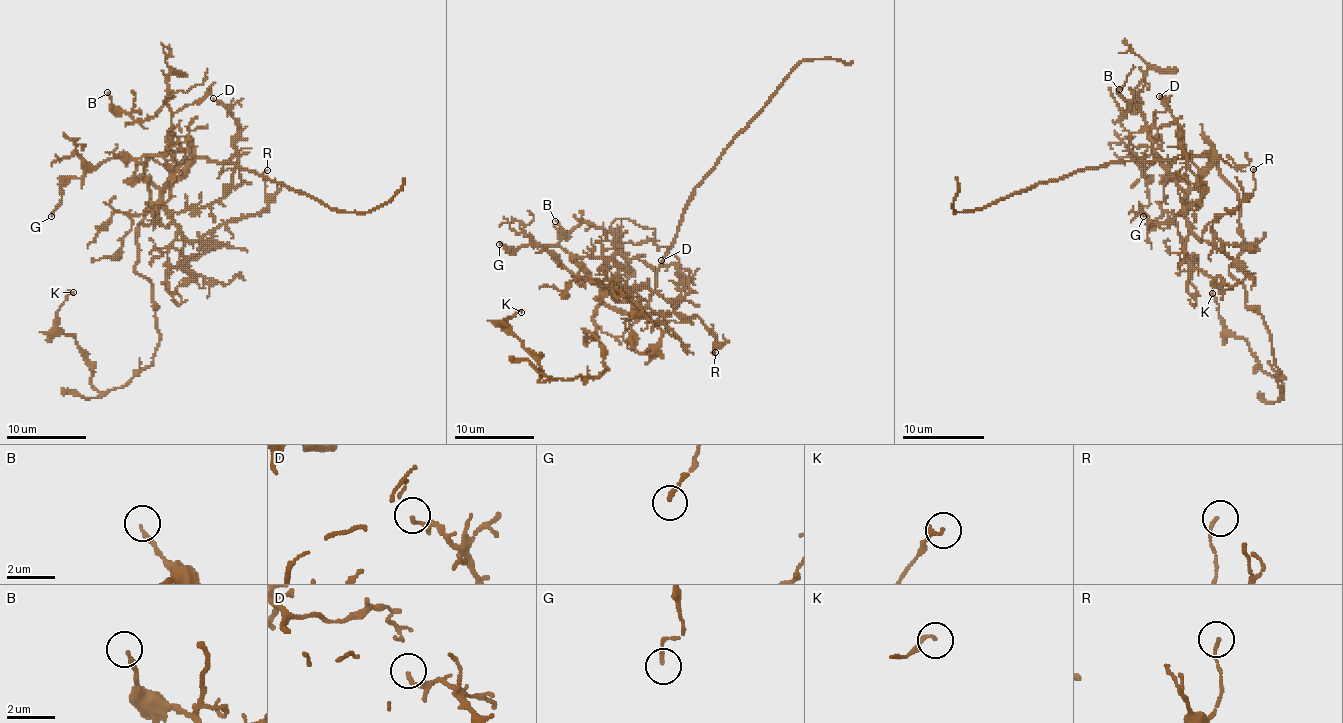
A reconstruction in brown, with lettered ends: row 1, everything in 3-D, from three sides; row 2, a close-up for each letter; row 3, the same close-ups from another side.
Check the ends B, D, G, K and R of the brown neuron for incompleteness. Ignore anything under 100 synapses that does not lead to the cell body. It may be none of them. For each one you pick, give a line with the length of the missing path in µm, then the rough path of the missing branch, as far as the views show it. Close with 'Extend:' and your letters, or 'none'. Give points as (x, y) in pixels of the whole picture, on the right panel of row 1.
Extend: none

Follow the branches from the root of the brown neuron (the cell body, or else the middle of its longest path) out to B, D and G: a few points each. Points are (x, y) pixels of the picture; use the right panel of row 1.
B: (1221, 171), (1210, 149), (1200, 183), (1184, 189), (1145, 114), (1133, 102), (1121, 118), (1119, 89)
D: (1221, 171), (1206, 151), (1212, 163), (1186, 212), (1200, 185), (1159, 96)
G: (1221, 171), (1204, 153), (1210, 149), (1212, 163), (1200, 183), (1184, 189), (1157, 155), (1147, 155), (1143, 216)

